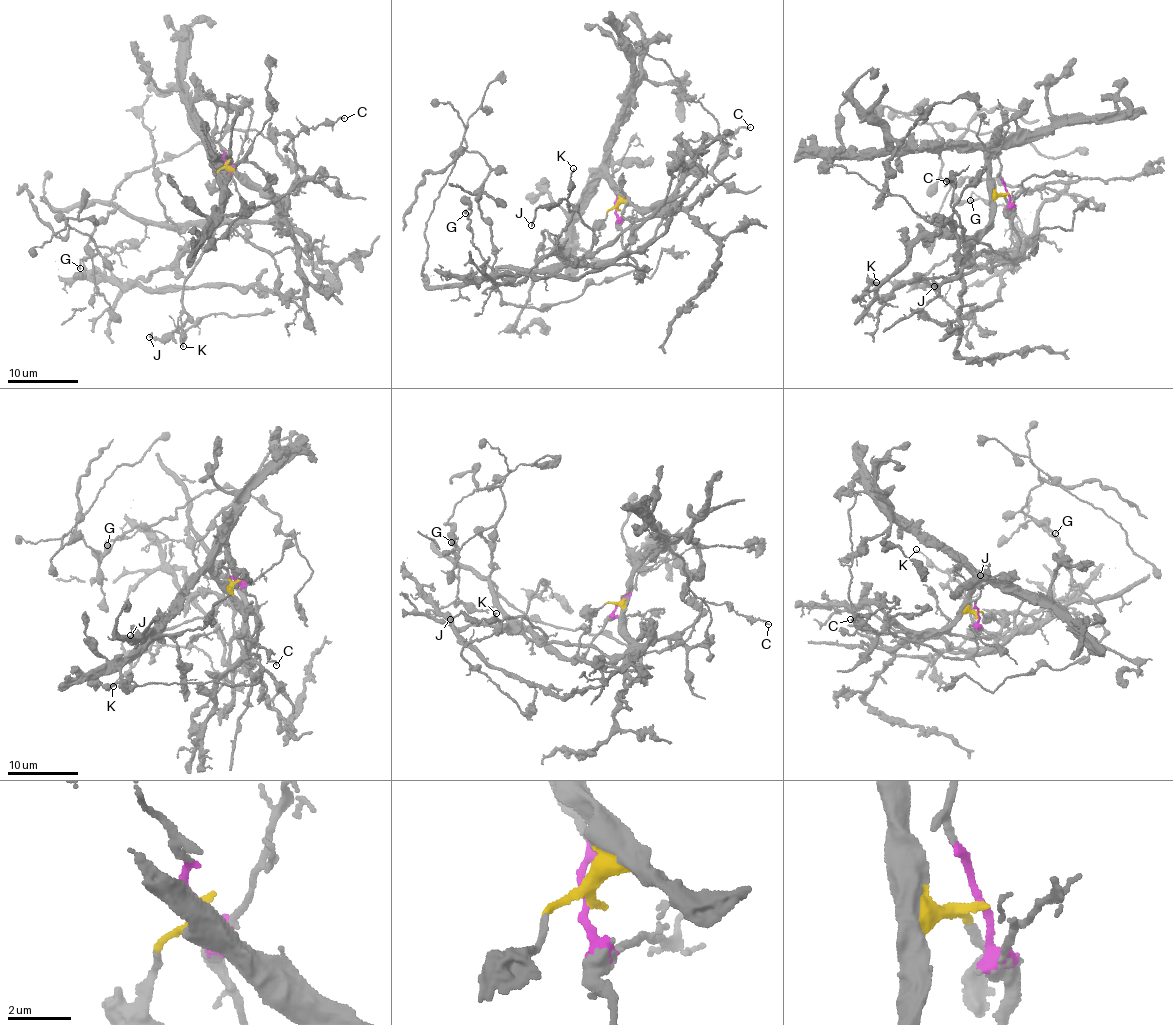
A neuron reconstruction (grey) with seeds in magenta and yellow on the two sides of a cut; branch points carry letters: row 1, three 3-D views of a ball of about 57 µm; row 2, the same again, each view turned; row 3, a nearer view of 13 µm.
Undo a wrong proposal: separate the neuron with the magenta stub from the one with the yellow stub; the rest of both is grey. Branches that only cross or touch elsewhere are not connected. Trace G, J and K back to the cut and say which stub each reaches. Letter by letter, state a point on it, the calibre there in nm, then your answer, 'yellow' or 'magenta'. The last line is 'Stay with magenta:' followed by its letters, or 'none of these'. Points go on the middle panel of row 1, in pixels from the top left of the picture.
G: at (465, 213); 130 nm thick; magenta
J: at (531, 225); 180 nm thick; magenta
K: at (573, 168); 140 nm thick; magenta
Stay with magenta: G, J, K

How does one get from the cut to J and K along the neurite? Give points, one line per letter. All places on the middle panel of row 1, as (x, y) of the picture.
J: (617, 209), (626, 250), (612, 261), (585, 262), (593, 228), (563, 199), (539, 207), (530, 226)
K: (617, 209), (625, 254), (612, 261), (585, 262), (593, 228), (584, 224), (580, 212), (570, 210), (574, 168)

